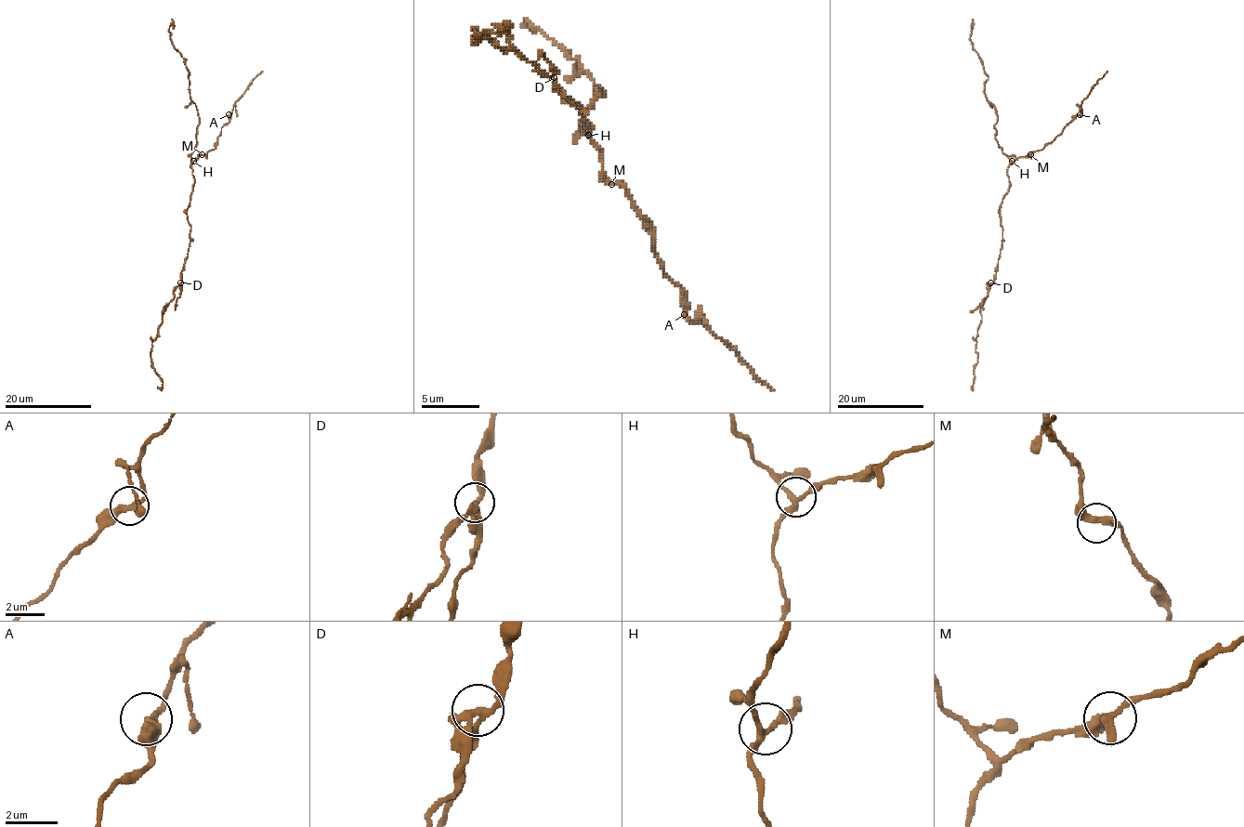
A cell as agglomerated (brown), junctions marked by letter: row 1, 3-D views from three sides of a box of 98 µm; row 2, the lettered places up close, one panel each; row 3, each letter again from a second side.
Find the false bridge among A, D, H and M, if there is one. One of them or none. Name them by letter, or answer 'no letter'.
D

